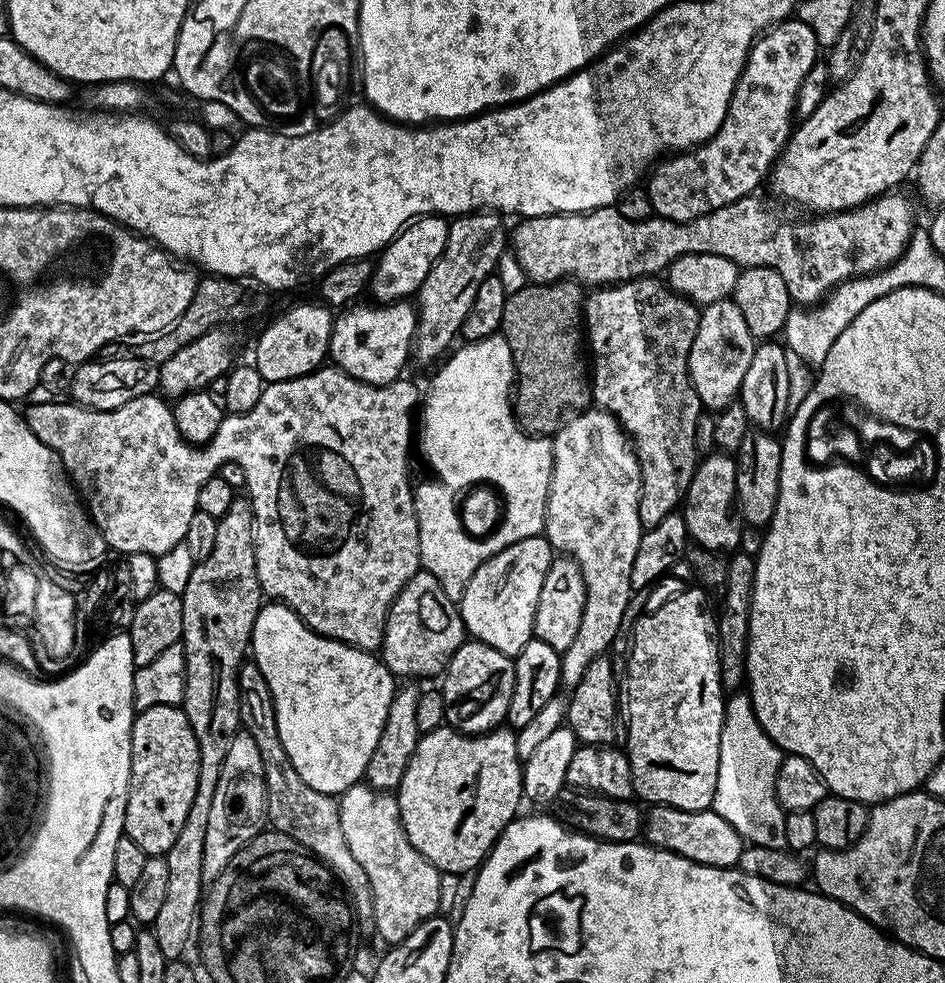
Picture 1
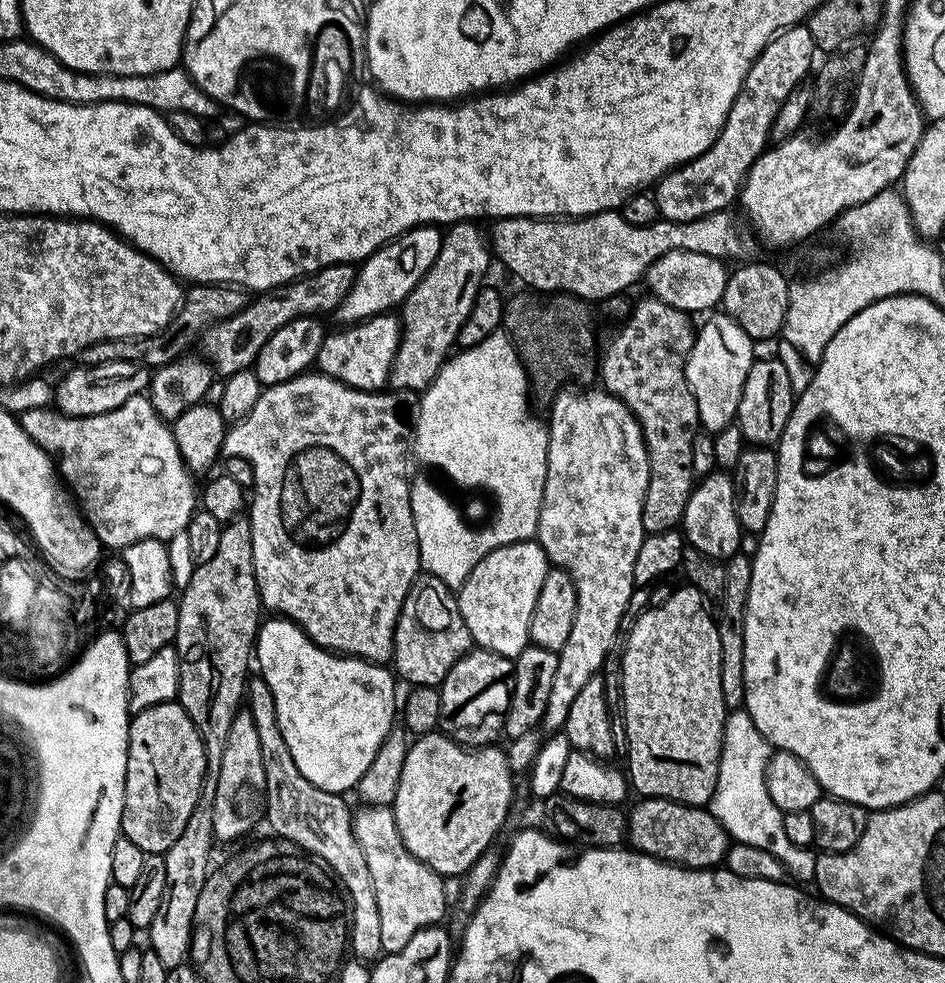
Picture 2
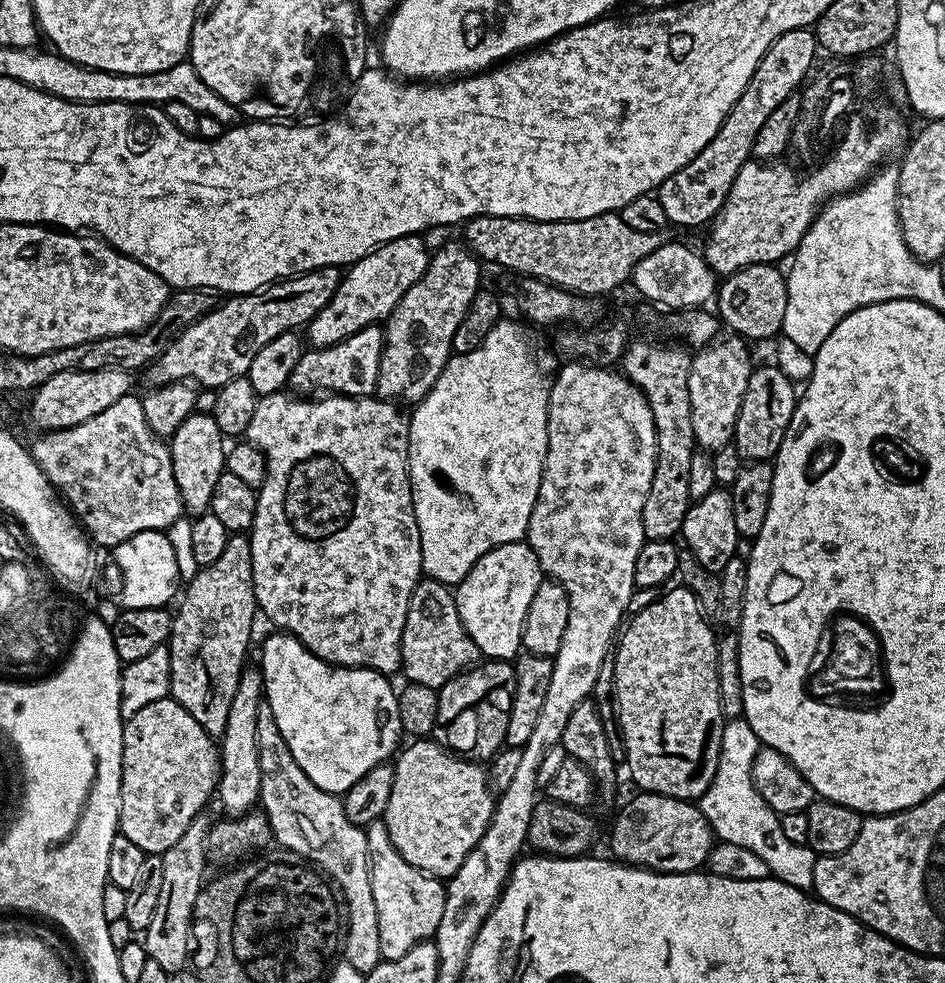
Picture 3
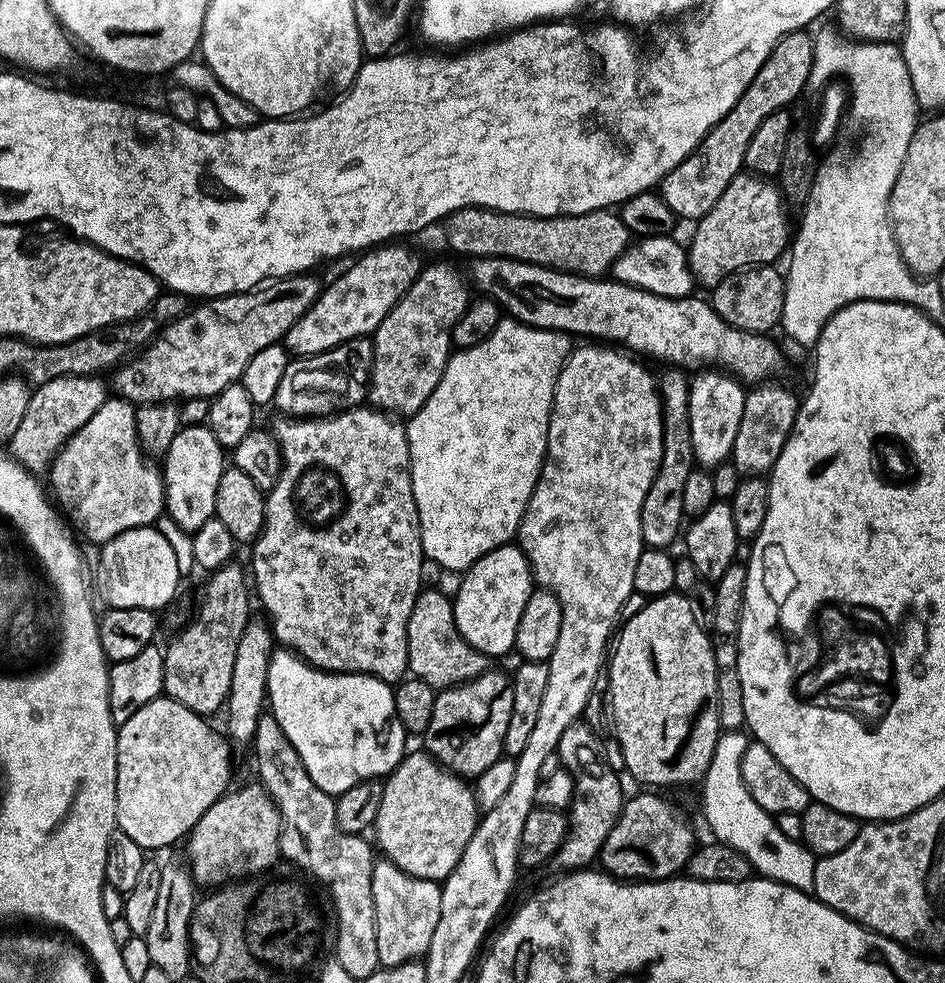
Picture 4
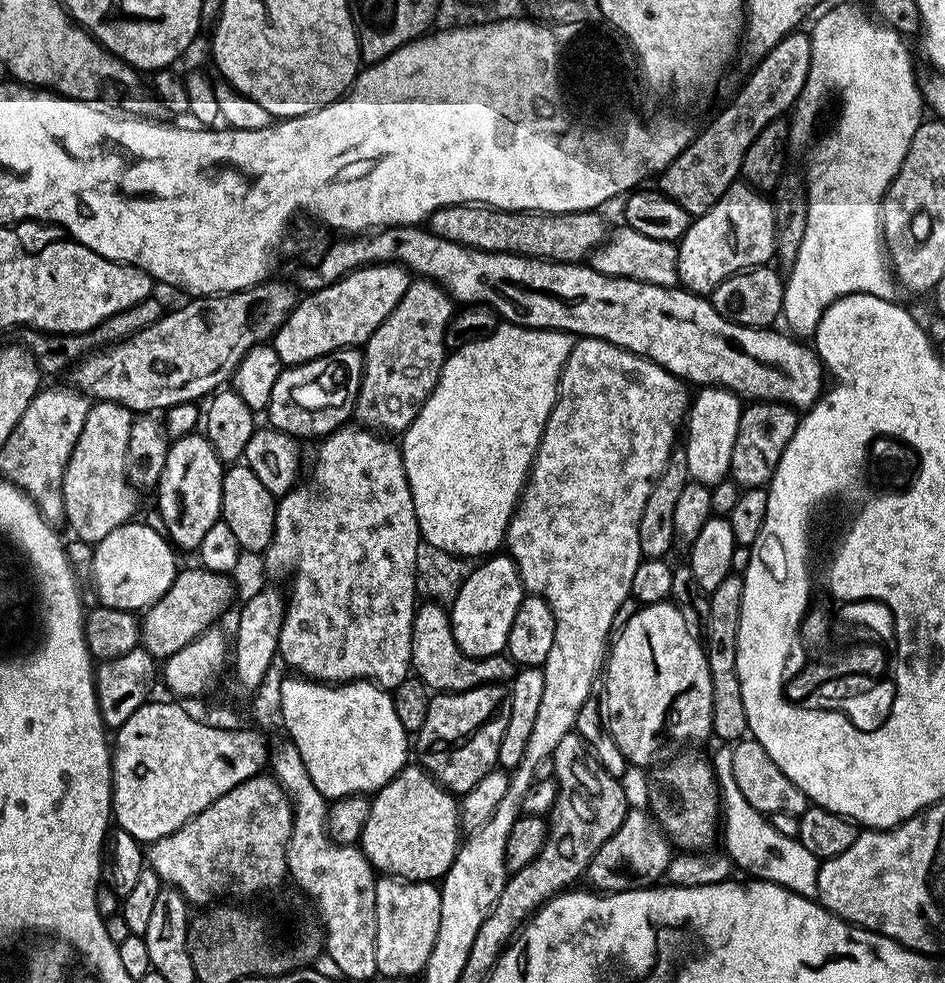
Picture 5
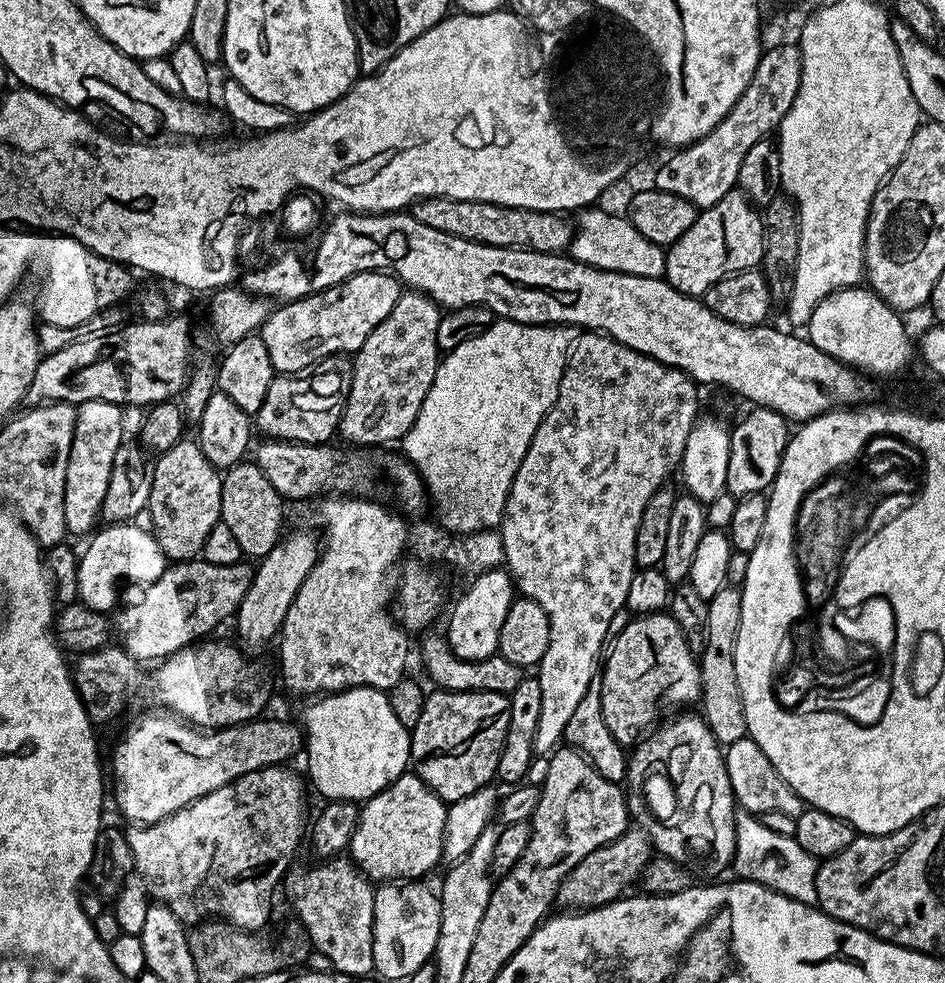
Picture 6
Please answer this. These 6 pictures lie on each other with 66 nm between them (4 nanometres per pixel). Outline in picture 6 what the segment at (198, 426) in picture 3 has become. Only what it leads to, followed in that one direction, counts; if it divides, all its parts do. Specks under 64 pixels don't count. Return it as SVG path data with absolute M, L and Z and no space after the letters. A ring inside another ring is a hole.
M188 438L159 453L147 508L153 519L151 533L169 561L190 560L203 553L210 530L220 523L221 479L221 473L202 454L199 443L191 444Z

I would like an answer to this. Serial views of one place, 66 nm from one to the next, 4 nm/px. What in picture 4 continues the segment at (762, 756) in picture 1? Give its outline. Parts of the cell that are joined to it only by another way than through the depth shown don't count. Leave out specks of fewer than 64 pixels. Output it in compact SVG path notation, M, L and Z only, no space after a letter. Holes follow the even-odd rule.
M721 731L718 746L714 746L714 758L710 758L710 766L702 781L704 820L719 843L734 846L738 854L746 854L753 873L766 880L789 884L799 892L811 893L817 857L801 841L786 838L786 834L778 830L776 817L771 812L762 810L762 806L758 806L758 802L750 798L746 782L742 782L742 754L746 754L749 742L749 737L743 731Z

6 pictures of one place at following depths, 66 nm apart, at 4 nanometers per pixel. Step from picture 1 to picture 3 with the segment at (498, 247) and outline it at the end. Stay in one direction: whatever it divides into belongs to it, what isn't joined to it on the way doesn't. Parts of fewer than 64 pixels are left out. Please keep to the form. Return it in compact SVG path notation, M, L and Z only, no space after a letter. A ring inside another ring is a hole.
M459 239L456 240L446 241L437 252L435 249L429 255L428 265L422 278L418 278L418 282L414 282L414 286L410 286L410 290L402 294L398 306L387 316L386 323L383 325L384 349L376 383L375 395L377 397L400 398L396 396L405 396L406 399L412 400L411 402L423 400L424 395L434 386L434 382L438 382L449 356L453 355L454 330L458 330L458 322L462 322L470 306L470 298L474 298L474 294L481 291L482 288L480 284L481 261L467 244Z

